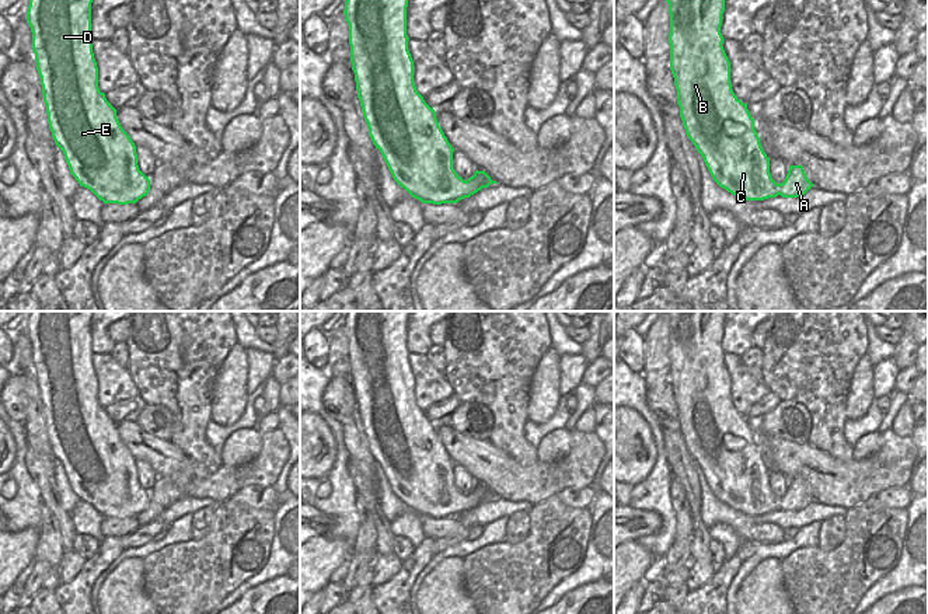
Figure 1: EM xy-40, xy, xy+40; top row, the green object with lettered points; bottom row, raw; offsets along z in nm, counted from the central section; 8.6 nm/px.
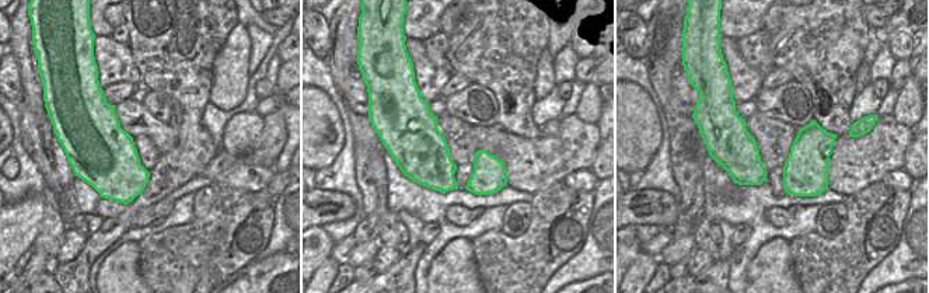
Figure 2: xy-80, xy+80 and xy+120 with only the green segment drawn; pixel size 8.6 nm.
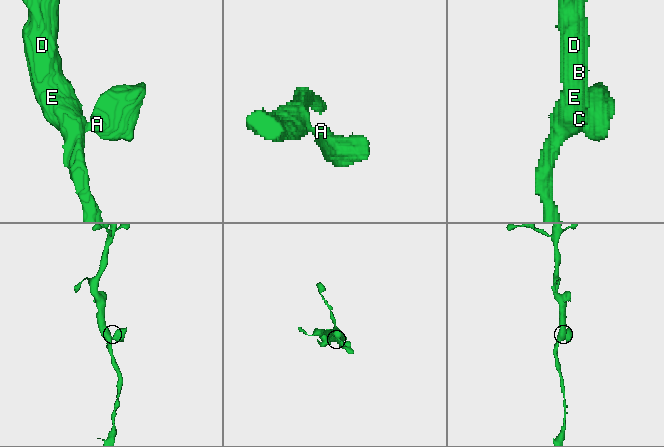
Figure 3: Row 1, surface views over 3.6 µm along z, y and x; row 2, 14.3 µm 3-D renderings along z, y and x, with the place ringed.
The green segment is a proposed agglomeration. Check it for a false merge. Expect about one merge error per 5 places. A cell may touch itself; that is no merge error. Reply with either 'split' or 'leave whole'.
leave whole

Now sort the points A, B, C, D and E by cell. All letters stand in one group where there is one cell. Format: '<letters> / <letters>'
A B C D E

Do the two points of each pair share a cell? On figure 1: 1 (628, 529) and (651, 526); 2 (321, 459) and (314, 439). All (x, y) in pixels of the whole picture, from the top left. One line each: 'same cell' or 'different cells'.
1: same cell
2: same cell

